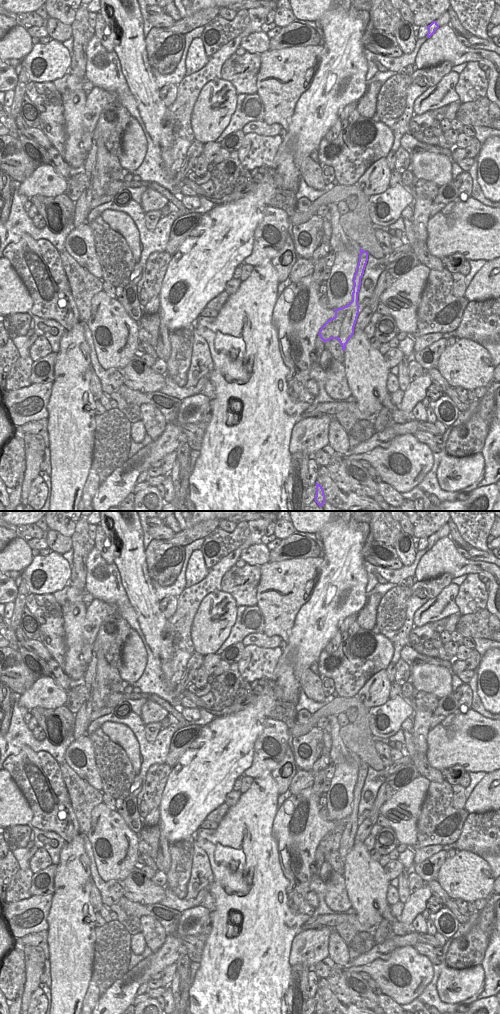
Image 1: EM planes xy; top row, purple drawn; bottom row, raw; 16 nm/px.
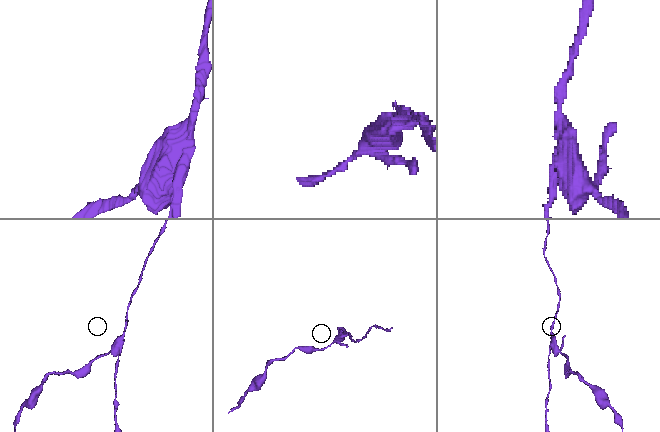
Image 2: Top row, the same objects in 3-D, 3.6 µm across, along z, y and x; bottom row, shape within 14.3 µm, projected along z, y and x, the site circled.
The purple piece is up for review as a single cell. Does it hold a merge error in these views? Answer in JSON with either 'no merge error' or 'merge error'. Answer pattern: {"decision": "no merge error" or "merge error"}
{"decision": "merge error"}

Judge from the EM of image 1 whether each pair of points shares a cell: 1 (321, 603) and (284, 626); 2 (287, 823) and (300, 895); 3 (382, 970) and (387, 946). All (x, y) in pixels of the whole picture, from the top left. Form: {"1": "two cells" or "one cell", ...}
{"1": "two cells", "2": "one cell", "3": "two cells"}

